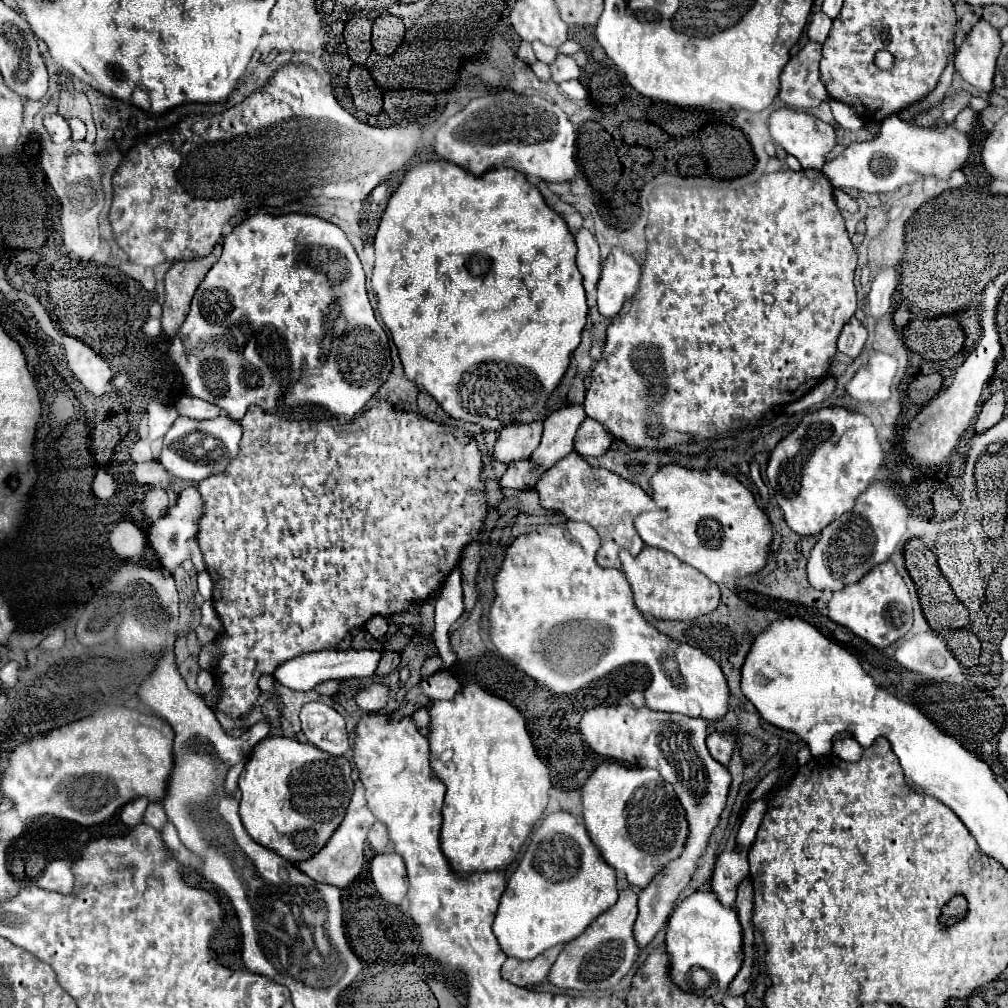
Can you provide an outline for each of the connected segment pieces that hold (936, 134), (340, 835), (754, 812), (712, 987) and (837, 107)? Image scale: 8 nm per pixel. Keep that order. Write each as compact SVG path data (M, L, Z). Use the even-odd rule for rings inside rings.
M893 115L889 123L883 123L875 139L851 143L839 157L825 163L823 173L829 177L833 187L853 187L865 193L887 193L925 175L947 179L953 169L965 165L967 157L969 139L953 127L947 127L945 131L911 127Z
M357 779L355 781L355 791L353 791L353 797L351 797L351 803L349 803L349 809L347 809L347 815L341 823L341 827L333 833L333 837L329 839L329 843L311 859L307 861L301 861L301 863L295 863L303 873L307 873L311 879L315 881L323 881L323 883L331 883L339 889L347 887L359 873L361 873L361 867L363 867L363 861L365 861L365 855L363 855L363 847L365 847L365 839L367 839L367 831L369 827L375 823L375 817L373 813L369 811L367 807L367 801L365 801L365 787L363 783Z
M759 799L759 801L751 801L747 811L743 813L741 817L741 823L739 823L739 831L737 831L737 841L735 845L737 847L751 847L753 839L755 839L755 833L757 833L757 827L763 819L763 813L767 809L767 803L765 799Z
M697 891L685 897L671 913L665 931L669 975L673 983L693 995L717 997L727 989L743 963L743 929L735 907L723 907L713 893Z
M829 100L828 102L832 110L834 120L839 126L851 131L857 131L863 127L864 122L861 117L857 115L857 112L853 107L836 100Z

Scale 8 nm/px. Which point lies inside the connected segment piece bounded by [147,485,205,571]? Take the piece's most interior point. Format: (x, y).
(177, 528)

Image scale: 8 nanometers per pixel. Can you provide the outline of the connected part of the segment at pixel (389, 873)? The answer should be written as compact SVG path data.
M397 853L375 855L371 861L371 879L382 899L391 905L399 905L407 893L405 863Z

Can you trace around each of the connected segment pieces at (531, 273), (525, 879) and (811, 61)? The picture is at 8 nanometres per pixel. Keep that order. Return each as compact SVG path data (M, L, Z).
M429 161L413 165L403 183L391 195L387 209L381 217L379 231L375 235L375 269L371 277L371 287L377 293L377 309L391 331L393 343L399 349L399 359L405 367L405 375L417 387L427 391L441 409L453 419L463 419L483 427L485 431L501 431L507 425L523 425L531 423L547 411L547 399L561 383L567 367L571 363L571 353L581 343L581 333L587 323L587 301L583 275L575 265L575 241L565 227L561 215L549 209L535 185L527 181L523 173L513 169L491 169L481 177L467 173L465 169L449 163L449 161Z
M565 811L551 813L545 815L529 835L525 853L517 869L511 873L507 887L501 895L501 903L493 923L493 933L499 939L499 945L507 953L507 957L533 959L545 949L551 949L559 943L569 943L575 937L579 937L601 913L613 907L615 901L617 901L615 871L601 859L601 855L593 847L585 823L579 817Z
M807 43L795 57L789 59L781 73L779 97L795 109L817 107L827 101L829 95L819 79L821 45Z

